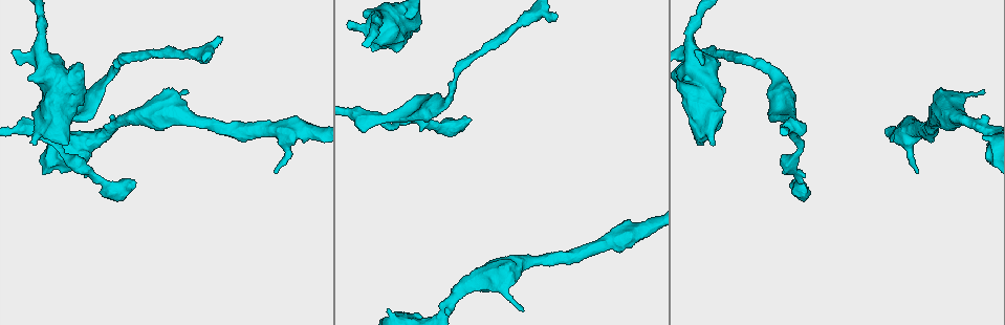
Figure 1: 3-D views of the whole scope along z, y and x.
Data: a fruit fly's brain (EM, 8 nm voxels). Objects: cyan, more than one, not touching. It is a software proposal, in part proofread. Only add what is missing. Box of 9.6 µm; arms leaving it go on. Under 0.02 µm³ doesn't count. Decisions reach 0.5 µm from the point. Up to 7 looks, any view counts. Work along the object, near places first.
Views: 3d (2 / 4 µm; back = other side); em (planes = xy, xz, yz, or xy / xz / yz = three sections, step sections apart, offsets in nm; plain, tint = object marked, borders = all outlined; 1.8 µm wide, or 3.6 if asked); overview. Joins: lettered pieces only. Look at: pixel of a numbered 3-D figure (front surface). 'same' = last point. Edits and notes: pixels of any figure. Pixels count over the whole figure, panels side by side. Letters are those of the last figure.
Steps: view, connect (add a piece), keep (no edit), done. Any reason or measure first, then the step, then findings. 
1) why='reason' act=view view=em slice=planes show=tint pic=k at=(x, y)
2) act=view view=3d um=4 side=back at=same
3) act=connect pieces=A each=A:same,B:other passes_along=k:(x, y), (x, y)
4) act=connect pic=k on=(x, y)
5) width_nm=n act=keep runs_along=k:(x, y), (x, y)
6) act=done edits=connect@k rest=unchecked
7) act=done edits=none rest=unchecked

act=view view=3d um=2 pic=1 at=(918, 173)

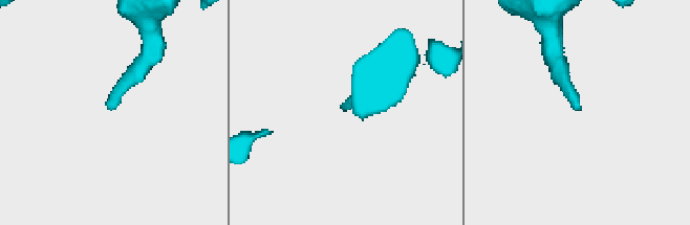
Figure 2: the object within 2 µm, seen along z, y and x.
why='shape alone is not enough' act=view view=em um=3.6 slice=planes show=borders pic=2 at=(345, 111)

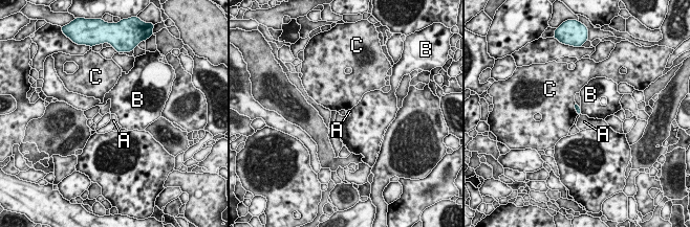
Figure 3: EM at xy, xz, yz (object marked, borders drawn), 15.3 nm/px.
longest_contact=C:180nm act=keep each=A:other,B:other,C:other border=3:(580, 108), (581, 113) found='none of them fits'

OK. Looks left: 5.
why='closes a loop' act=view view=em slice=xy step=8 show=tint pic=1 at=(777, 78)

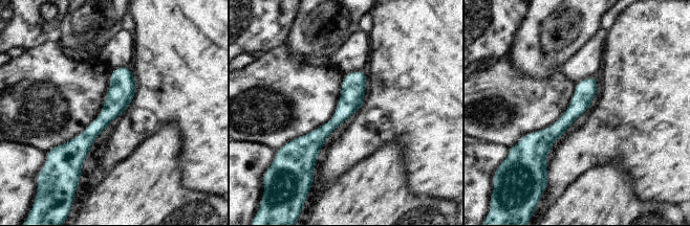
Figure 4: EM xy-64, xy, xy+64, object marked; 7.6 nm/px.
act=view view=em slice=planes show=borders at=same

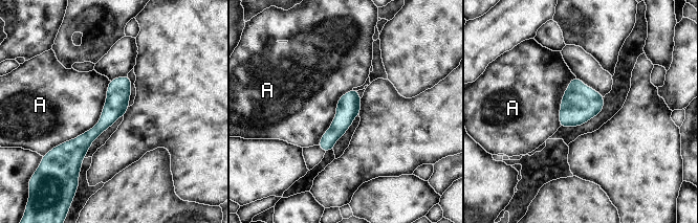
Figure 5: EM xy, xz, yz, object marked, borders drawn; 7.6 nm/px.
act=keep each=A:other border=5:(110, 81), (99, 121), (48, 152) found='no lettered piece goes on from it'

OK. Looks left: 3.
why='branch stops here' act=view view=em slice=yz step=16 show=borders pic=1 at=(134, 179)

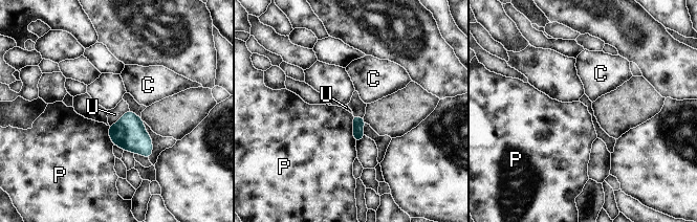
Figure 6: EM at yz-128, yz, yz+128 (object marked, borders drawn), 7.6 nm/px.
longest_contact=P:240nm act=keep each=C:other,P:other,U:other border=6:(129, 109), (109, 126) found='no lettered piece goes on from it'

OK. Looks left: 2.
act=done edits=none rest=unchecked

